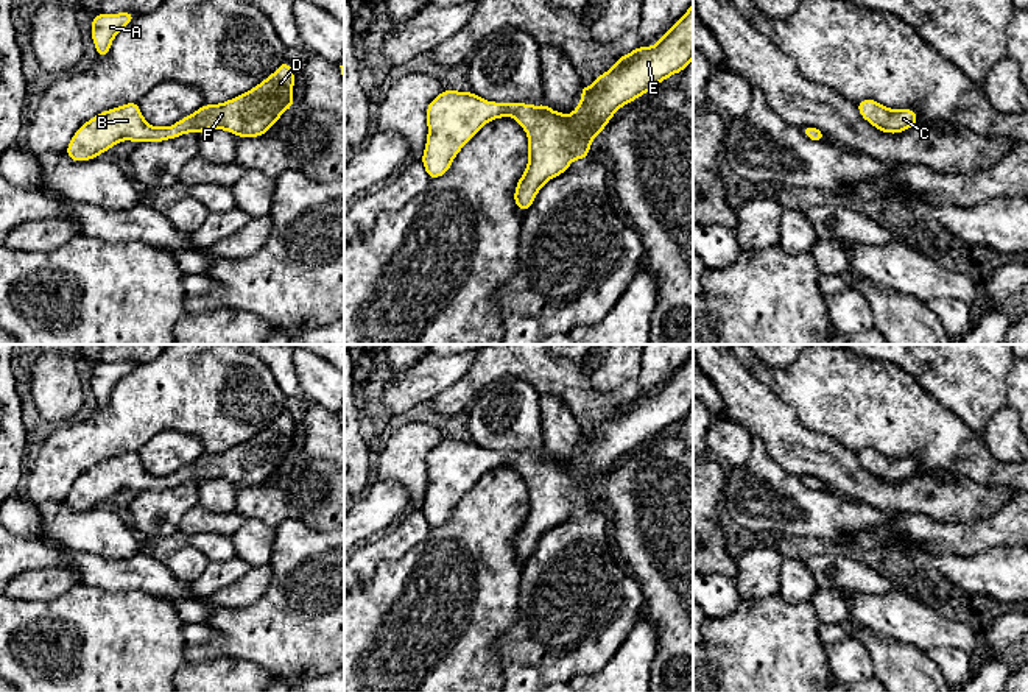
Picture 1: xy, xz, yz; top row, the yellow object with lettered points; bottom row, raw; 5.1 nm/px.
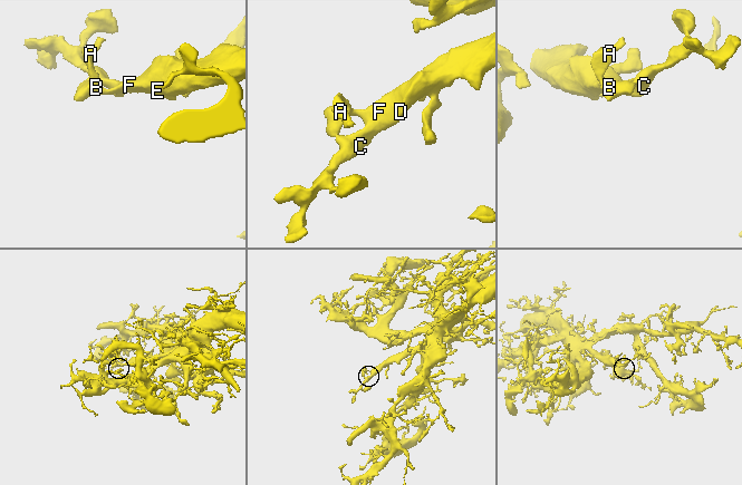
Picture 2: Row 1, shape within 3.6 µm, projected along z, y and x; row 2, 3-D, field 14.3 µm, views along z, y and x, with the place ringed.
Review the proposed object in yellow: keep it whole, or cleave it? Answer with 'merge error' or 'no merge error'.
no merge error

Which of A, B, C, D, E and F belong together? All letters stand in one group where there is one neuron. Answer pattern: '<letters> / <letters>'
A B C D E F

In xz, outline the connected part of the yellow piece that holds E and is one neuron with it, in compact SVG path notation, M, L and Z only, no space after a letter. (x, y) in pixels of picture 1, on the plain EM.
M693 352L685 363L653 396L637 396L629 404L620 405L614 415L601 422L589 436L581 435L581 452L572 464L556 461L545 452L495 452L483 449L474 441L442 440L427 455L427 493L422 514L430 528L444 525L461 497L481 478L483 474L500 468L514 466L528 485L528 514L517 530L514 552L526 561L537 541L553 527L567 521L576 508L586 508L590 491L601 485L603 477L625 454L648 443L659 432L674 422L684 421L693 408Z

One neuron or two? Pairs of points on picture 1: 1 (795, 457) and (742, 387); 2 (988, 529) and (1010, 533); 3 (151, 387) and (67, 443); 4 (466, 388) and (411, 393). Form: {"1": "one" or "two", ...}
{"1": "one", "2": "one", "3": "one", "4": "two"}

